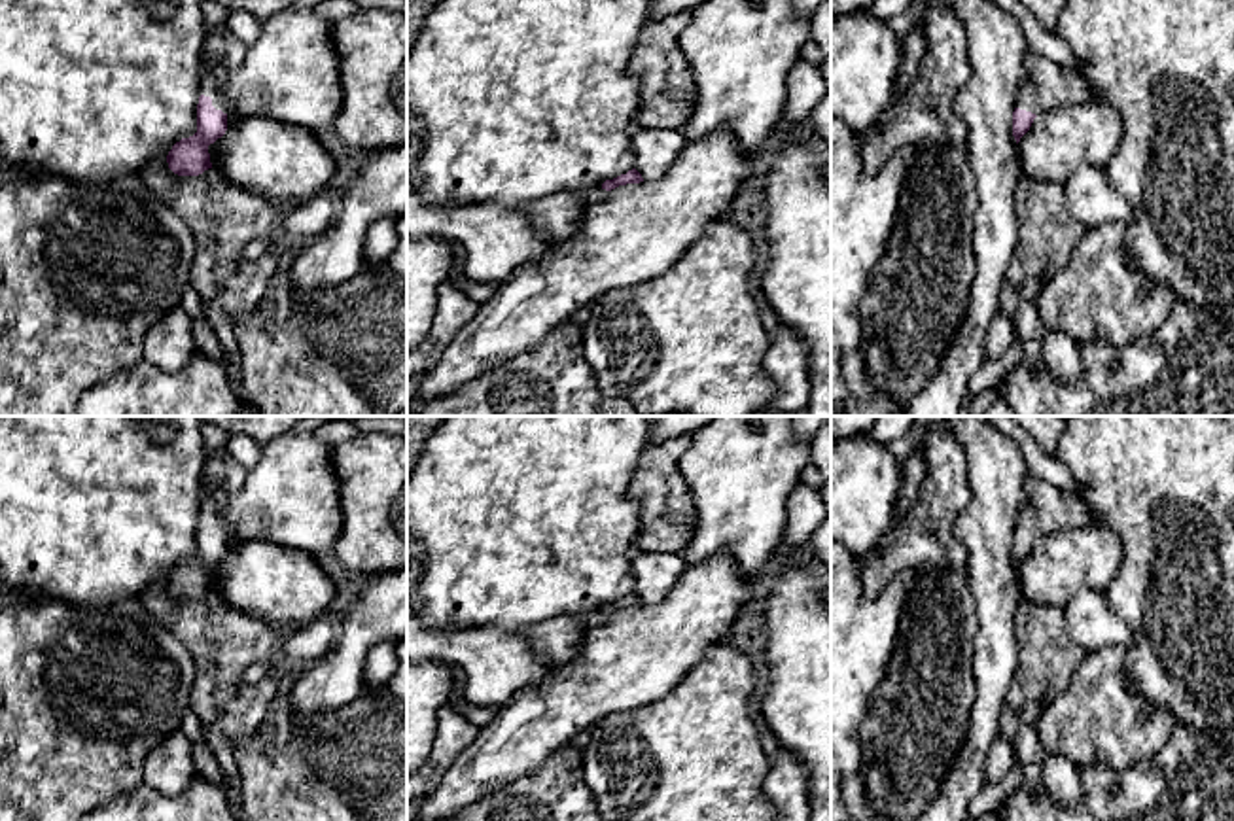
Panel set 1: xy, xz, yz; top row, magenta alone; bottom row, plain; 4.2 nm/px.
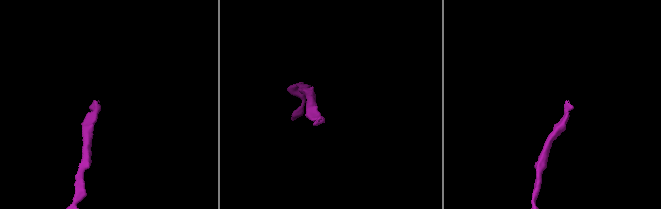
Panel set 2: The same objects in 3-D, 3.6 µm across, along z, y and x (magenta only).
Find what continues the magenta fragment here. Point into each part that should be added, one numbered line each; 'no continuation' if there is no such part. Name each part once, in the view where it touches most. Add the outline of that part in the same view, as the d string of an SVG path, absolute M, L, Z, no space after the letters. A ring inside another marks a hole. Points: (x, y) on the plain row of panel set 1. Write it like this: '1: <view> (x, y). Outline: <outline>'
1: xy (209, 511). Outline: M203 499L203 505L199 509L199 516L212 522L212 530L216 533L221 533L223 537L229 535L229 526L223 511L216 507L214 503L208 503Z

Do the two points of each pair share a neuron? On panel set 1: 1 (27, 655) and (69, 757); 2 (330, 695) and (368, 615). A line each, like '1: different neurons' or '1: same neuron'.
1: same neuron
2: same neuron

